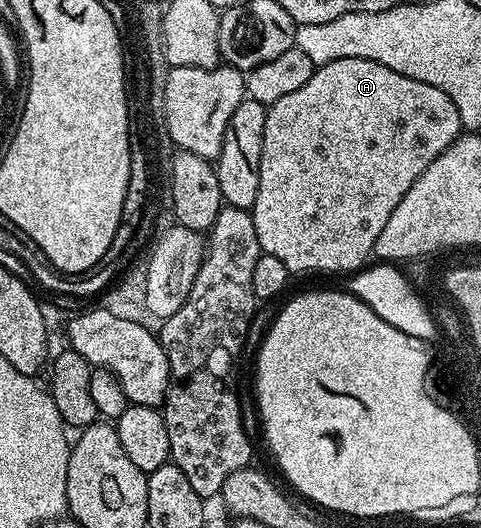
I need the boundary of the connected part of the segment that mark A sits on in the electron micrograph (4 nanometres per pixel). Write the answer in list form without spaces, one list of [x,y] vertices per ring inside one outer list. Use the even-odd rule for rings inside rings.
[[[363,57],[320,64],[307,85],[287,93],[265,112],[259,194],[251,209],[262,252],[283,261],[291,273],[361,271],[370,262],[383,225],[395,213],[395,205],[403,201],[403,193],[462,131],[455,101],[435,85],[415,81]]]

